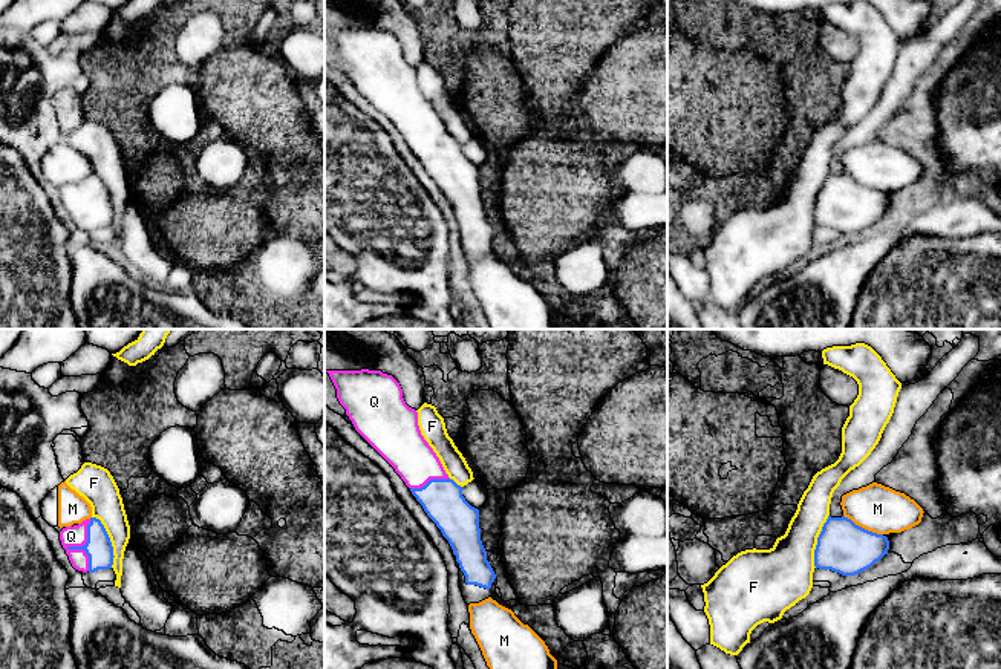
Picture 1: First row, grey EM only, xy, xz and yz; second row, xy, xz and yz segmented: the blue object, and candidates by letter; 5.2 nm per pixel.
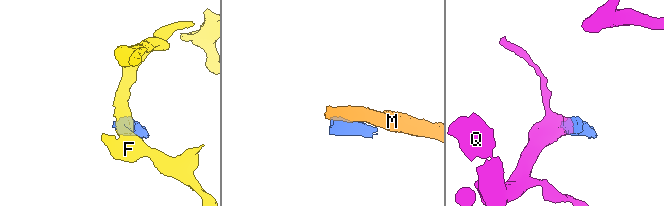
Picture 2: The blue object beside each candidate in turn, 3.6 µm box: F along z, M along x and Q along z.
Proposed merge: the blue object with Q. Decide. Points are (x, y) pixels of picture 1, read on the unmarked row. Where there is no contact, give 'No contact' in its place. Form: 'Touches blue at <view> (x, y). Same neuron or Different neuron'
Touches blue at xy (83, 202). Same neuron

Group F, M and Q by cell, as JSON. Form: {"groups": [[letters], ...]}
{"groups": [["F"], ["M"], ["Q"]]}

